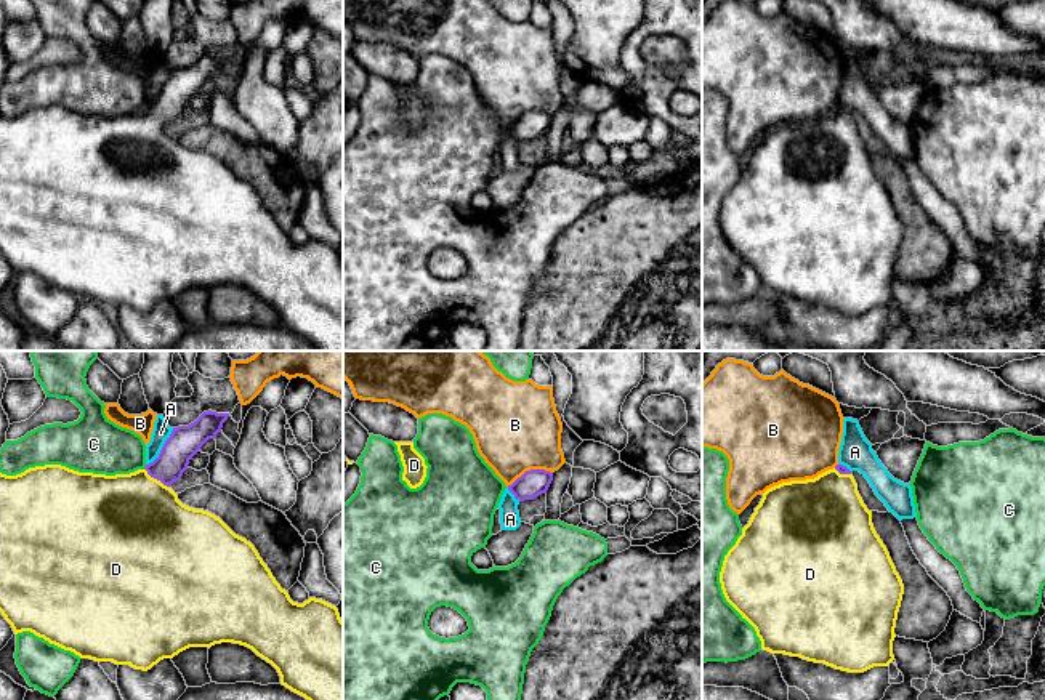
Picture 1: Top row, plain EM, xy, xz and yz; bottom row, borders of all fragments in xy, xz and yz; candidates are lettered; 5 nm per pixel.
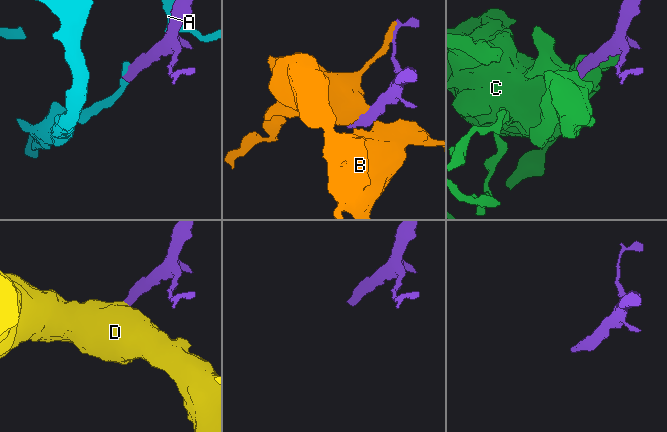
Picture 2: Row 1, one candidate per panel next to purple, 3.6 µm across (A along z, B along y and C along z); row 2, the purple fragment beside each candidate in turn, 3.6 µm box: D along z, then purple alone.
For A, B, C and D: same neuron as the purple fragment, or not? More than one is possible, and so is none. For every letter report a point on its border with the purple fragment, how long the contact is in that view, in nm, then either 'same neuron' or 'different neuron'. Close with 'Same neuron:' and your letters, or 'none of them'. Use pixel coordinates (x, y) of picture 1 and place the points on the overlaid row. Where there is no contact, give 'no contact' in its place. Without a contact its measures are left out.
A: meets purple in xy at (162, 447); contact 240 nm long; different neuron
B: meets purple in xz at (531, 470); contact 240 nm long; different neuron
C: meets purple in xy at (146, 466); contact 30 nm long; different neuron
D: meets purple in xy at (157, 479); contact 170 nm long; same neuron
Same neuron: D

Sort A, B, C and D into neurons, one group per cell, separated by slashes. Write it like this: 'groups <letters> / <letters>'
groups A / B / C / D

